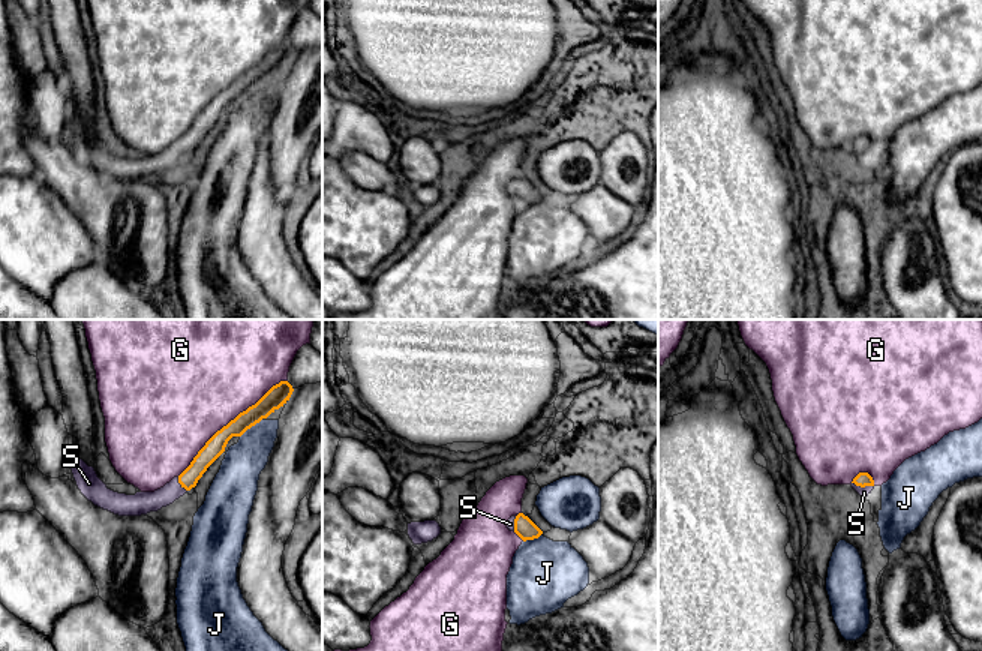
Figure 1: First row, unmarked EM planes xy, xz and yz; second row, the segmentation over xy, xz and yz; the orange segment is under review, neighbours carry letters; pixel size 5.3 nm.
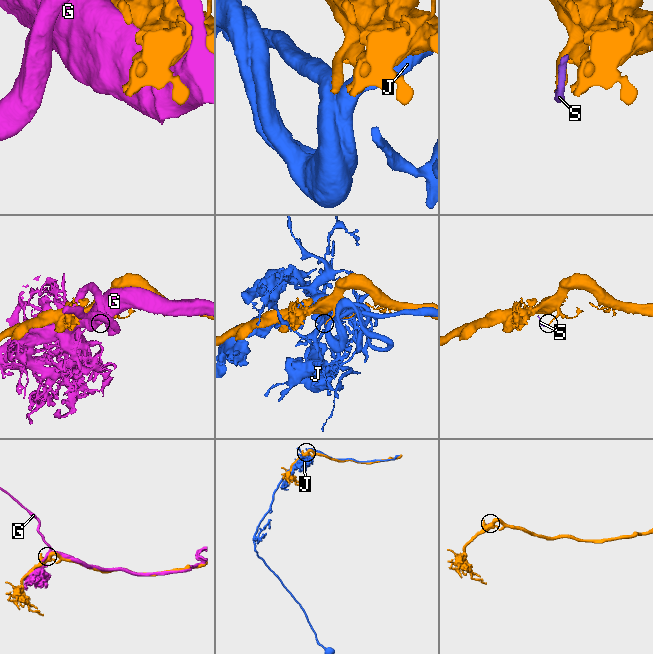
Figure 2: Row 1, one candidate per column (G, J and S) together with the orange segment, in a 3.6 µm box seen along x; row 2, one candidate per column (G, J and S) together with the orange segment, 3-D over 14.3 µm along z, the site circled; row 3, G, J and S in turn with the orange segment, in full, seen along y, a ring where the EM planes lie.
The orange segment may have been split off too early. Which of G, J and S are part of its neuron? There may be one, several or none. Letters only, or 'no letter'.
S

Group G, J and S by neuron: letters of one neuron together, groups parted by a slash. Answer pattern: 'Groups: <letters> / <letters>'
Groups: G / J / S

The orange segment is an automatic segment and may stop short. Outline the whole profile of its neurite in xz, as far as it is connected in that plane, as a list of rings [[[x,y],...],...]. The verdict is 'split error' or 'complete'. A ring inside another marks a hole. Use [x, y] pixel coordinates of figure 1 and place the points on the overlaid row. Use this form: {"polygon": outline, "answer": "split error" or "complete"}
{"polygon": [[[523,513],[511,516],[507,520],[507,528],[514,531],[523,542],[538,538],[543,531]]], "answer": "split error"}

